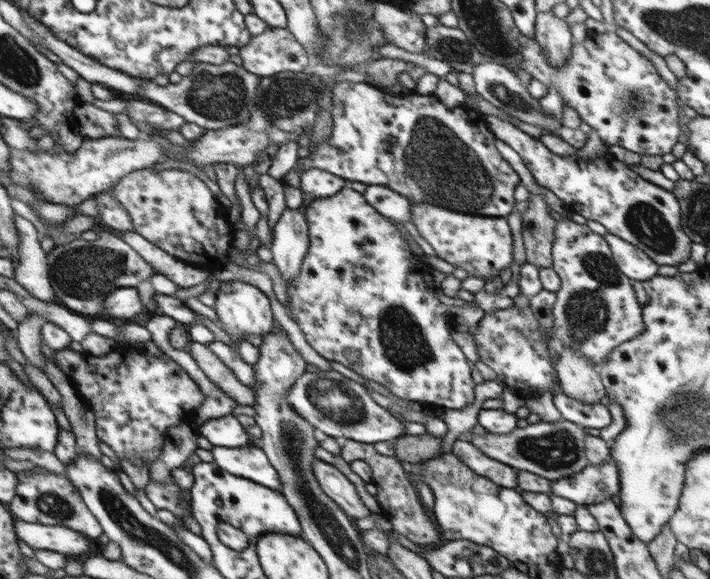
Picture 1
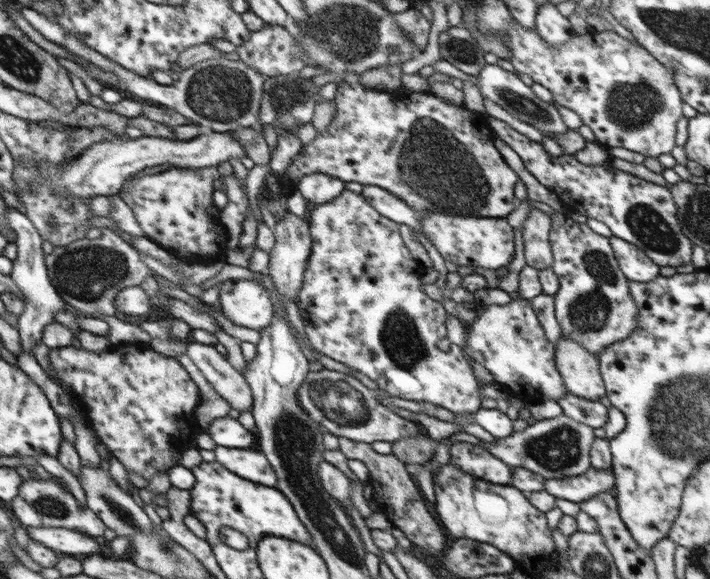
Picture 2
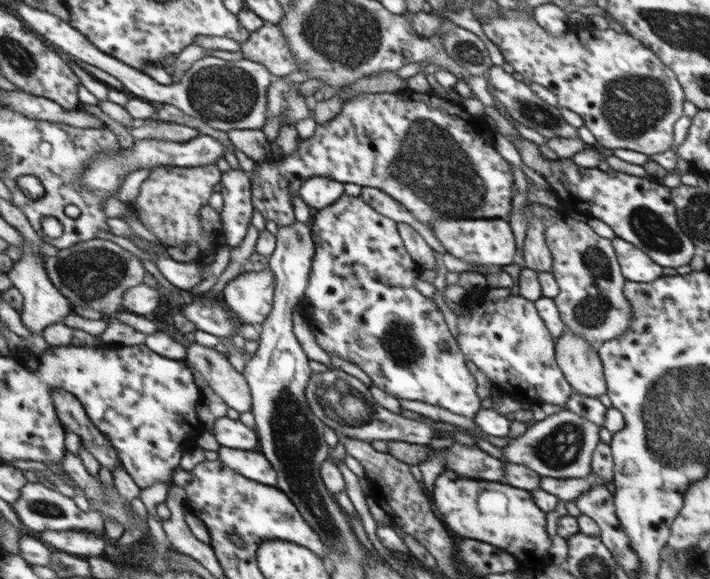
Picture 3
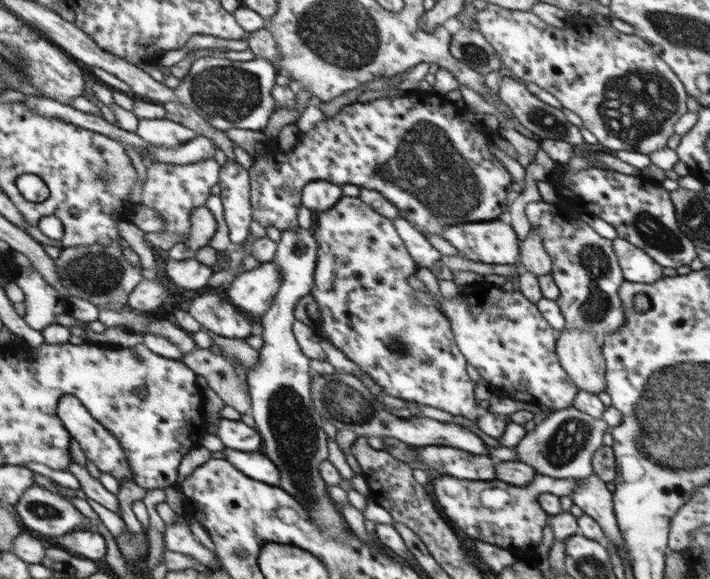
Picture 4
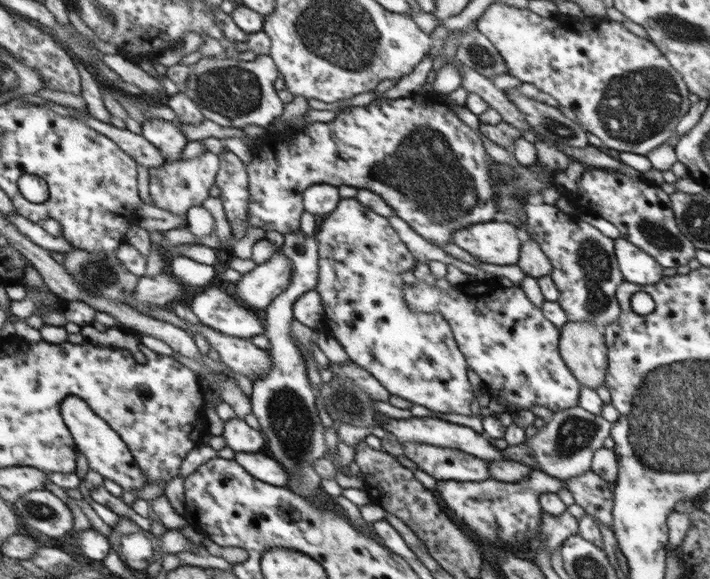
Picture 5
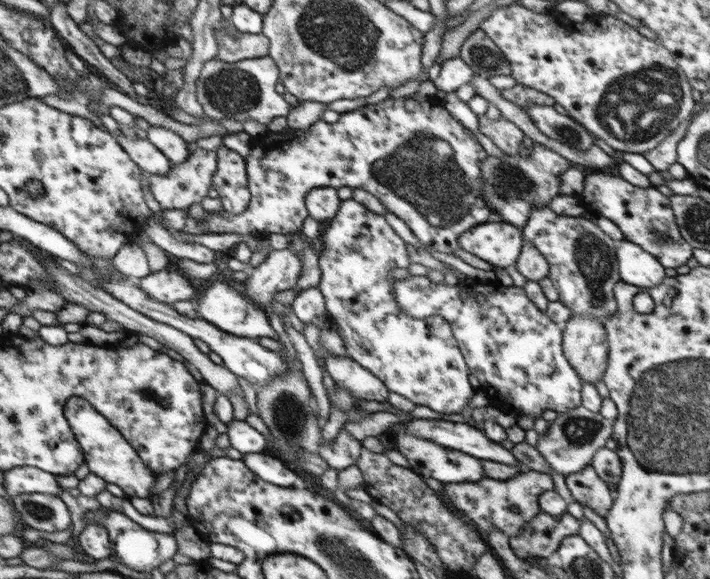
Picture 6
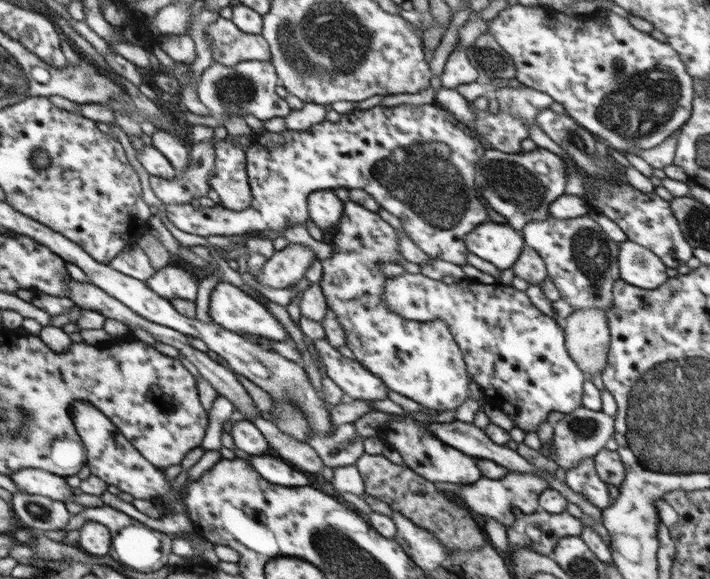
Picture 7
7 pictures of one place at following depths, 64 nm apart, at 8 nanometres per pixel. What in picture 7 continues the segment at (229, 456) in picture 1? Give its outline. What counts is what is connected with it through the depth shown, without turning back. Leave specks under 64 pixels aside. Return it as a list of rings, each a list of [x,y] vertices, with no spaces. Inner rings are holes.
[[[252,455],[248,459],[248,462],[262,478],[268,479],[274,484],[289,487],[299,487],[310,484],[308,478],[302,472],[276,456]]]

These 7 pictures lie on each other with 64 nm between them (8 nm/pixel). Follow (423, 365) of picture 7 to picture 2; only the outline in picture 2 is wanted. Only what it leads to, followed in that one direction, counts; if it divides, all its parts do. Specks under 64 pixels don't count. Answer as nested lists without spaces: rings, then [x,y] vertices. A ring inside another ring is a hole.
[[[344,190],[340,196],[330,202],[316,204],[312,210],[309,221],[309,233],[311,236],[311,255],[308,259],[306,270],[304,271],[304,282],[295,302],[299,308],[300,316],[304,320],[305,332],[308,335],[312,346],[337,360],[345,366],[354,368],[374,380],[379,388],[387,392],[388,396],[398,397],[404,400],[418,401],[444,407],[454,414],[476,413],[481,408],[481,398],[479,395],[479,381],[474,377],[472,367],[464,357],[463,350],[458,345],[447,341],[446,336],[446,309],[440,301],[428,297],[421,288],[423,282],[421,276],[426,266],[416,260],[404,244],[399,231],[399,224],[382,216],[374,207],[370,206],[361,194],[354,194],[350,190]]]

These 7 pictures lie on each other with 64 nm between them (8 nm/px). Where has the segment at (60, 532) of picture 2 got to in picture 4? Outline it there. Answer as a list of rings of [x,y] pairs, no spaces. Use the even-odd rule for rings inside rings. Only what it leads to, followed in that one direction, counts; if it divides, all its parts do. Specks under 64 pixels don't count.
[[[86,529],[73,531],[62,537],[48,537],[49,541],[62,549],[68,549],[93,561],[101,560],[107,554],[107,541],[102,535]]]

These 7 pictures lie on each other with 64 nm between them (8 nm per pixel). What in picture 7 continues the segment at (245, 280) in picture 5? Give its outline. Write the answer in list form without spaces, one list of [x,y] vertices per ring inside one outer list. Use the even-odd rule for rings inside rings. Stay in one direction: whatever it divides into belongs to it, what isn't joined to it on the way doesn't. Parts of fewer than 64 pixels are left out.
[[[290,243],[280,251],[274,251],[270,259],[261,268],[261,274],[256,276],[260,286],[270,288],[286,288],[300,282],[305,277],[316,255],[312,248],[297,243]]]

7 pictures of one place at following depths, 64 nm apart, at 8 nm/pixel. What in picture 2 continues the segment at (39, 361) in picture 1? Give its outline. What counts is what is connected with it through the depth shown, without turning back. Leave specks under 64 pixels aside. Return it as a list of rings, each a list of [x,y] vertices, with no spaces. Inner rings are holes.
[[[6,207],[4,214],[9,228],[17,234],[15,239],[17,257],[13,261],[13,269],[9,277],[16,283],[25,298],[25,309],[18,316],[17,329],[22,339],[23,350],[33,354],[33,348],[41,341],[44,327],[54,321],[54,315],[57,312],[65,312],[69,308],[63,298],[56,292],[50,280],[45,263],[45,254],[42,251],[43,238],[36,227],[22,210]]]

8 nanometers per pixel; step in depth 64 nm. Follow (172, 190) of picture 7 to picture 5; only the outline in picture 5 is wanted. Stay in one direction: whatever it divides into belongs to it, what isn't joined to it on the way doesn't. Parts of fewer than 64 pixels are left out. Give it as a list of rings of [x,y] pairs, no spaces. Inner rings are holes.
[[[204,151],[199,157],[188,160],[167,161],[158,168],[149,169],[149,195],[159,209],[167,210],[178,217],[186,217],[187,210],[192,206],[202,205],[202,202],[210,197],[210,189],[215,184],[216,175],[219,169],[219,156],[211,151]]]

